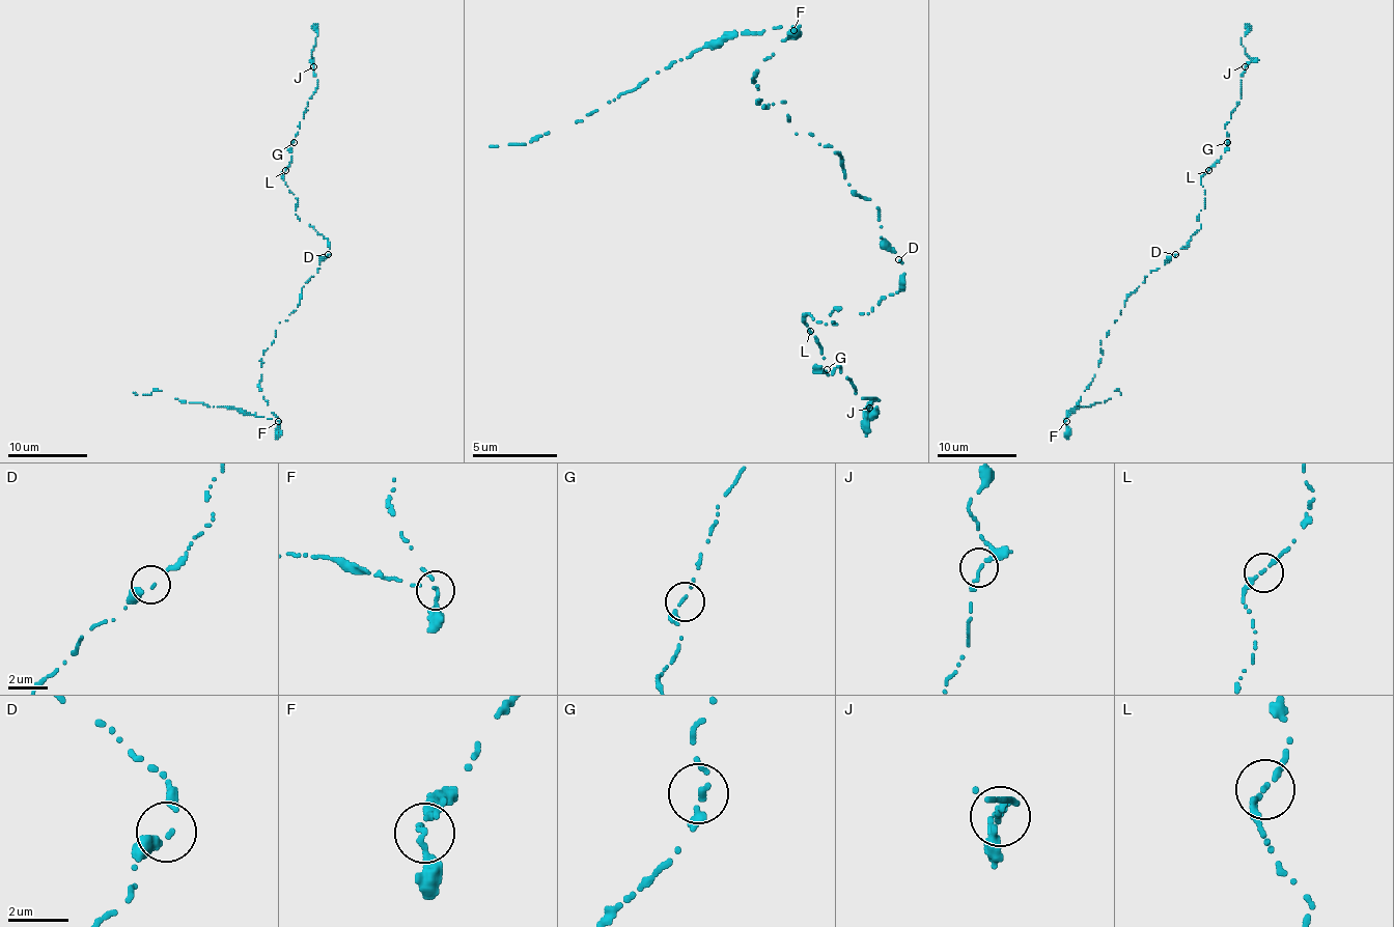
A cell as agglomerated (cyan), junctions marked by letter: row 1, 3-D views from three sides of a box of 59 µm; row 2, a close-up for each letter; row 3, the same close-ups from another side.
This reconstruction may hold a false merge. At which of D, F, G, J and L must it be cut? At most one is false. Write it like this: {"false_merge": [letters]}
{"false_merge": ["F"]}

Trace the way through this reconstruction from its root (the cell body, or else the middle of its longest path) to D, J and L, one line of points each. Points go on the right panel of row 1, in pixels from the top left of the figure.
D: (1145, 278), (1175, 254)
J: (1145, 278), (1201, 228), (1201, 178), (1227, 150), (1225, 127), (1241, 97), (1245, 66)
L: (1145, 278), (1175, 256), (1201, 228), (1199, 215), (1205, 208), (1201, 178), (1208, 170)

